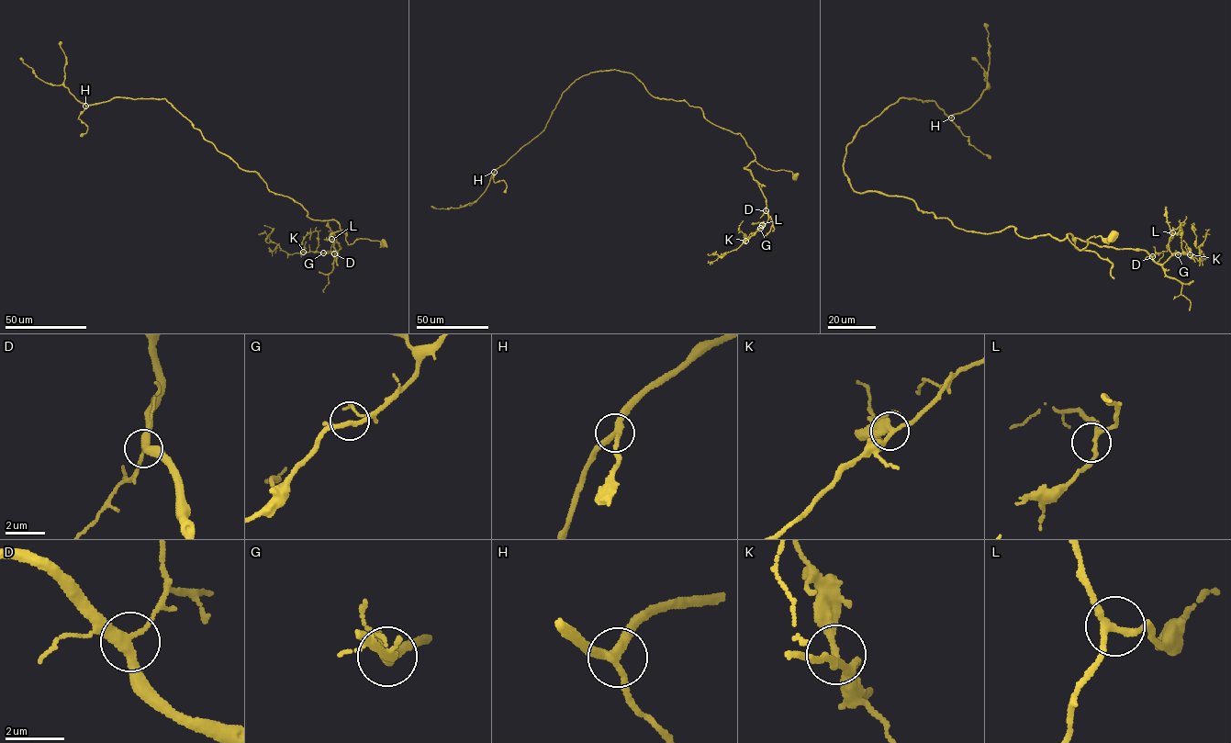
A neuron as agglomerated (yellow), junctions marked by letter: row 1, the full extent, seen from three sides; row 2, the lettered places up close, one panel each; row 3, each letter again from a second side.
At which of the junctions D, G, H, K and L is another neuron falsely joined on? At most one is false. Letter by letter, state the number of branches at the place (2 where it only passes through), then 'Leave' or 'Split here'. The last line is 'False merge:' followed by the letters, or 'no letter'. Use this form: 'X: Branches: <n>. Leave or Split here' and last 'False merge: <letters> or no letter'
D: Branches: 3. Leave
G: Branches: 3. Leave
H: Branches: 3. Leave
K: Branches: 3. Leave
L: Branches: 3. Leave
False merge: no letter

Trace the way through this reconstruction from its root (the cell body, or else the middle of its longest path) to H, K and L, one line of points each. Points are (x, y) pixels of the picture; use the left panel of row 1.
H: (384, 242), (348, 244), (336, 220), (311, 219), (270, 192), (164, 98), (85, 106)
K: (384, 242), (359, 238), (348, 244), (343, 232), (336, 231), (341, 248), (334, 260), (330, 253), (303, 252)
L: (384, 242), (359, 238), (348, 244), (343, 232), (334, 231), (341, 248), (334, 260), (330, 252), (331, 239)

